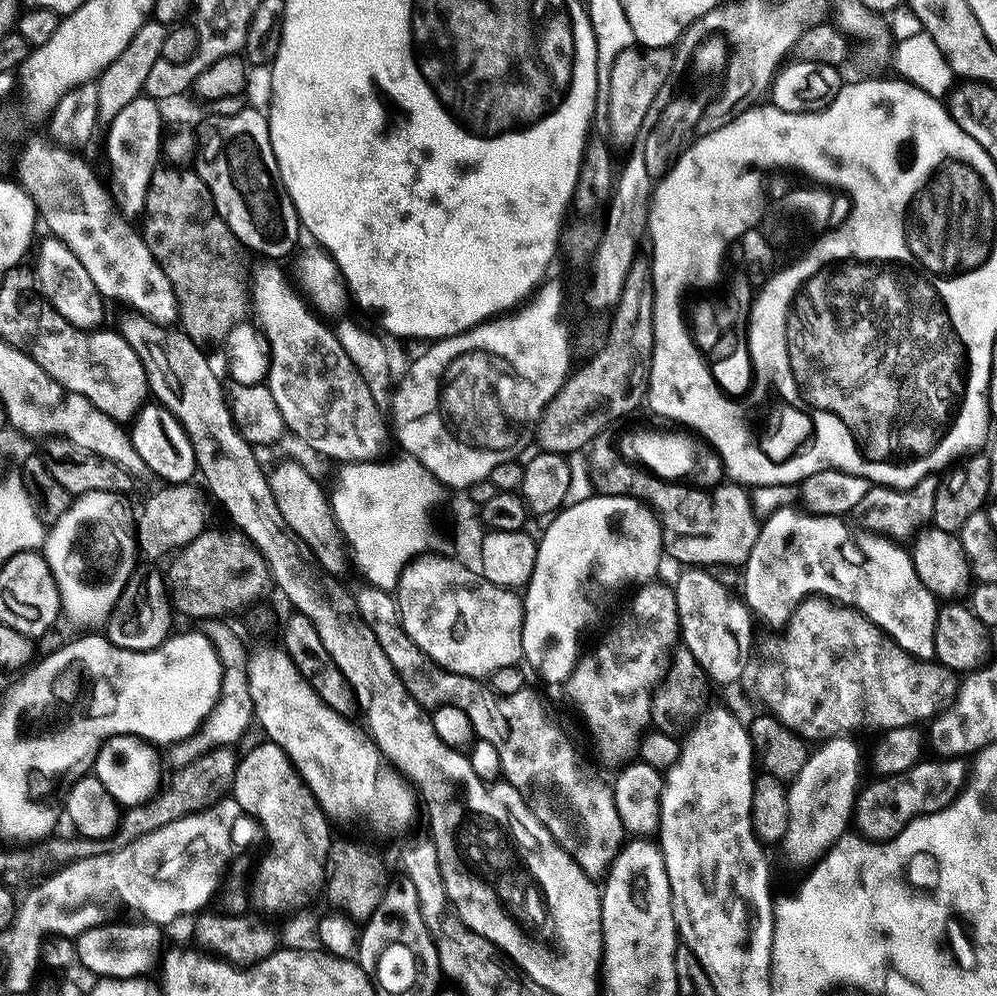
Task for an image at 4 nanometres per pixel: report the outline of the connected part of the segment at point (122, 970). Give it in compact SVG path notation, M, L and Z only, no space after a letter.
M136 922L140 924L116 923L99 924L90 930L86 930L82 935L75 937L75 959L82 966L86 966L87 970L92 970L99 978L125 980L131 976L143 977L148 974L151 968L154 968L158 955L161 953L161 925L147 922Z

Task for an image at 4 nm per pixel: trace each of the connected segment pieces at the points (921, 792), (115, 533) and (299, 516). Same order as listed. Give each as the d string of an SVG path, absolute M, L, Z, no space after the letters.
M925 758L919 764L915 764L910 770L898 773L897 776L880 776L873 784L865 783L856 798L856 810L854 813L855 827L860 827L872 842L888 840L891 836L897 836L901 830L919 816L929 816L940 812L943 808L950 806L959 798L960 792L969 782L970 768L960 758Z
M81 492L73 499L66 514L62 514L62 518L58 518L56 523L47 529L42 554L54 574L60 591L60 606L65 617L81 620L84 624L103 625L137 571L137 521L134 519L134 512L128 509L124 500L127 499L118 492Z
M280 460L267 473L270 494L274 494L274 502L278 505L278 514L286 518L286 526L310 546L316 555L316 561L328 572L340 574L346 564L346 545L340 535L340 527L332 517L332 505L329 493L299 464L296 460Z

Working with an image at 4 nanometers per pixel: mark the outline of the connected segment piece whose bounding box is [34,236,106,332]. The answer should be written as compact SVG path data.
M46 236L40 246L38 266L34 268L37 287L62 318L66 318L71 325L78 326L84 331L97 329L104 318L105 297L94 285L93 278L76 255L60 239Z

